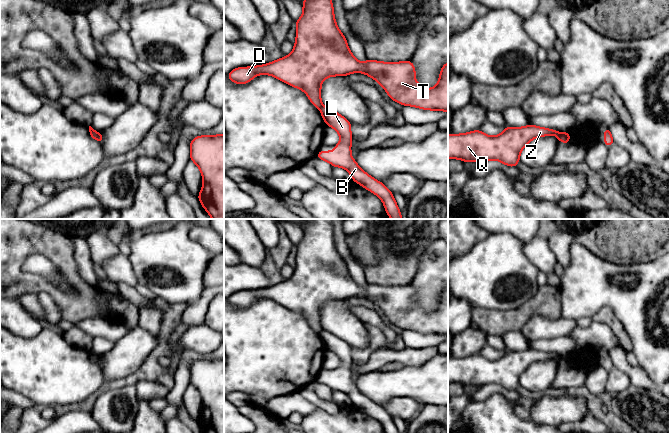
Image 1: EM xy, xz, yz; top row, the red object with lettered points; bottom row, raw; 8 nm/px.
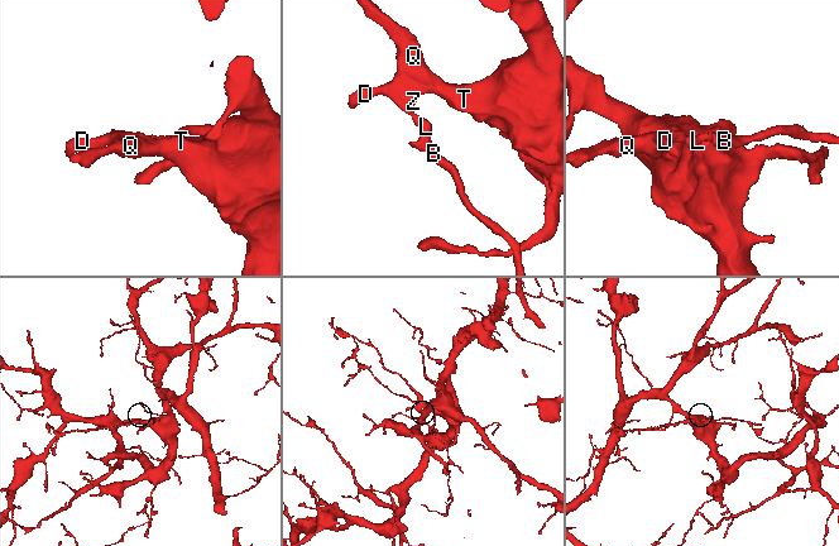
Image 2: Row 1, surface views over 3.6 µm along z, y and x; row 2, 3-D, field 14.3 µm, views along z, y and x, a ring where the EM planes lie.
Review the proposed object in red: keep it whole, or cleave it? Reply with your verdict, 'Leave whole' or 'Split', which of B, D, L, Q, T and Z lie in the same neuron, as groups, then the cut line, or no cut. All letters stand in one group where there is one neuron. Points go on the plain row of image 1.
Split. Groups: B L / D Q T Z. Split along yz (561, 357), (558, 362)

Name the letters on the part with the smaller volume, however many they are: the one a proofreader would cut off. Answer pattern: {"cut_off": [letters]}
{"cut_off": ["B", "L"]}

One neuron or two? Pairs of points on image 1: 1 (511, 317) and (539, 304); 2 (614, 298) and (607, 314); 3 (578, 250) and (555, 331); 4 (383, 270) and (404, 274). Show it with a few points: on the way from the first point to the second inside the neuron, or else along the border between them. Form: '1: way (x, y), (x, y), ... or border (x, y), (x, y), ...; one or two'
1: way (518, 316), (532, 307); one
2: border (591, 317), (600, 308), (608, 306), (623, 327); two
3: border (561, 316), (574, 320); two
4: way (388, 270), (399, 270); one

